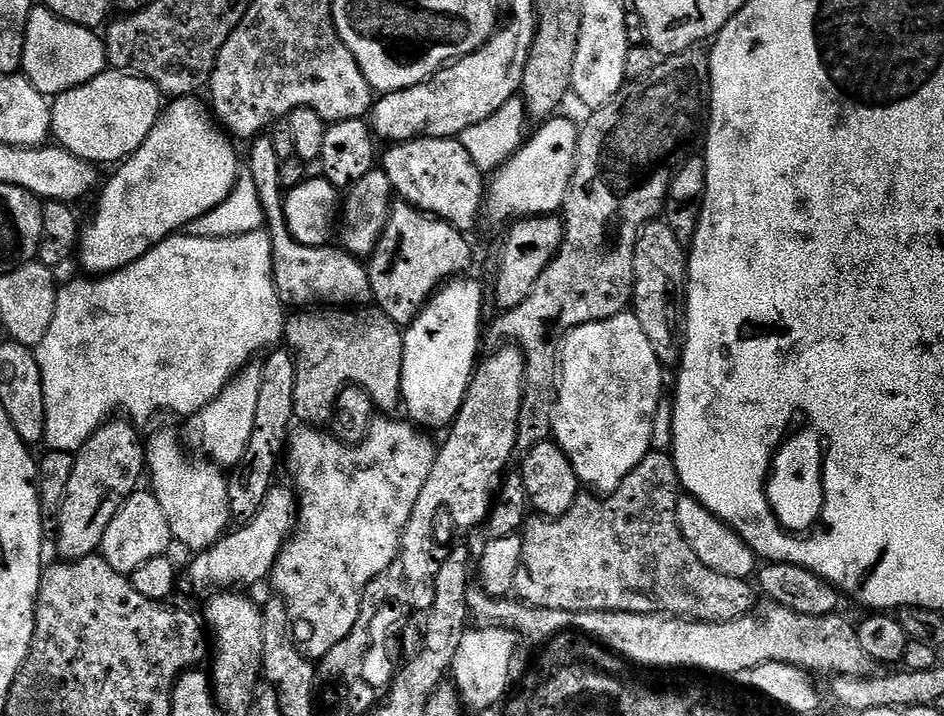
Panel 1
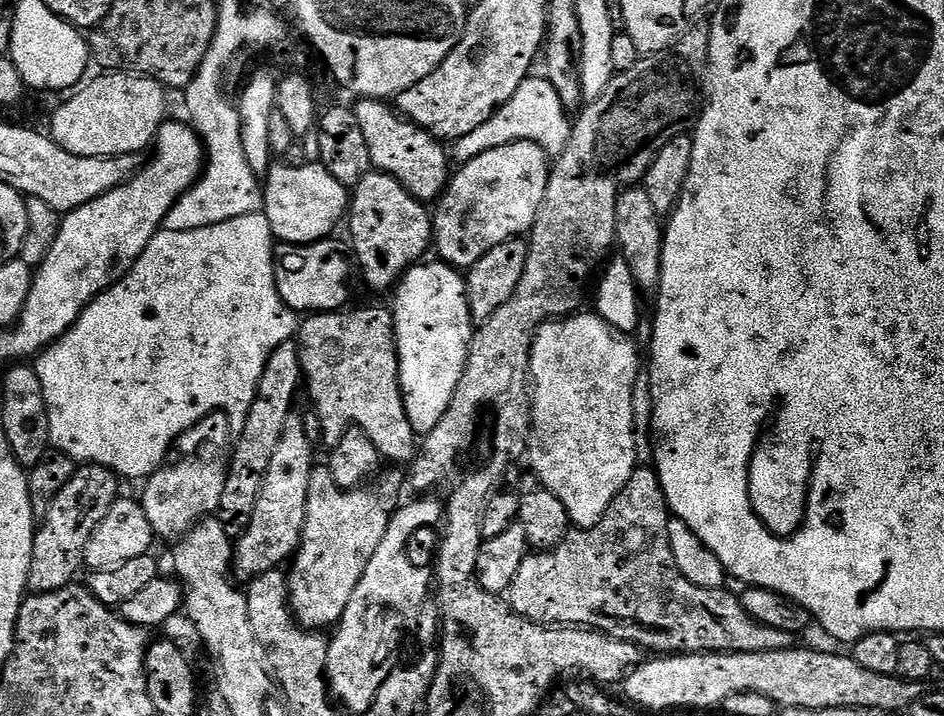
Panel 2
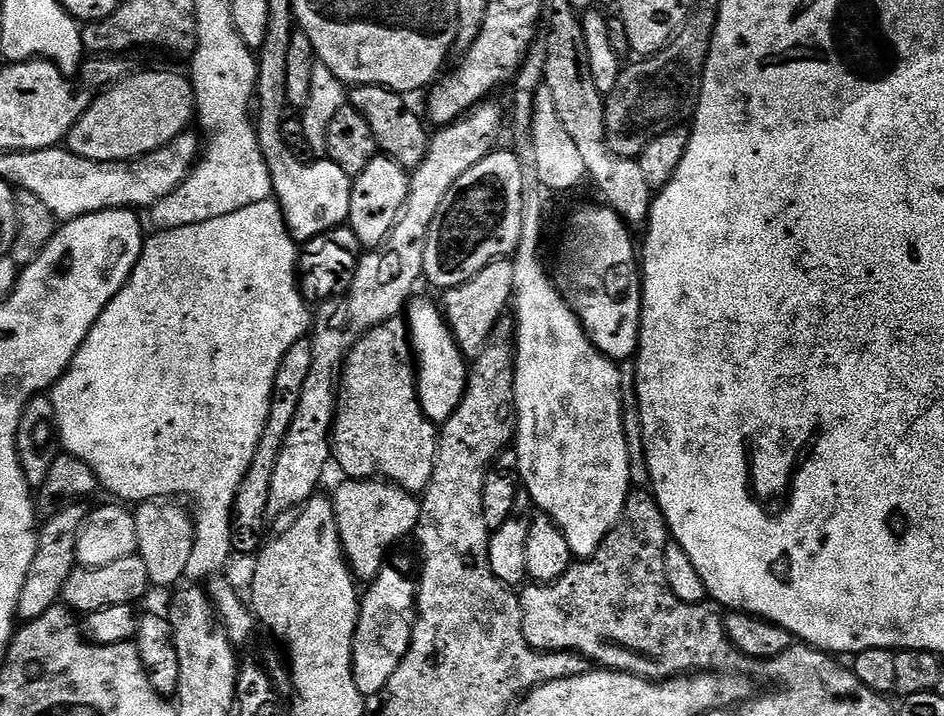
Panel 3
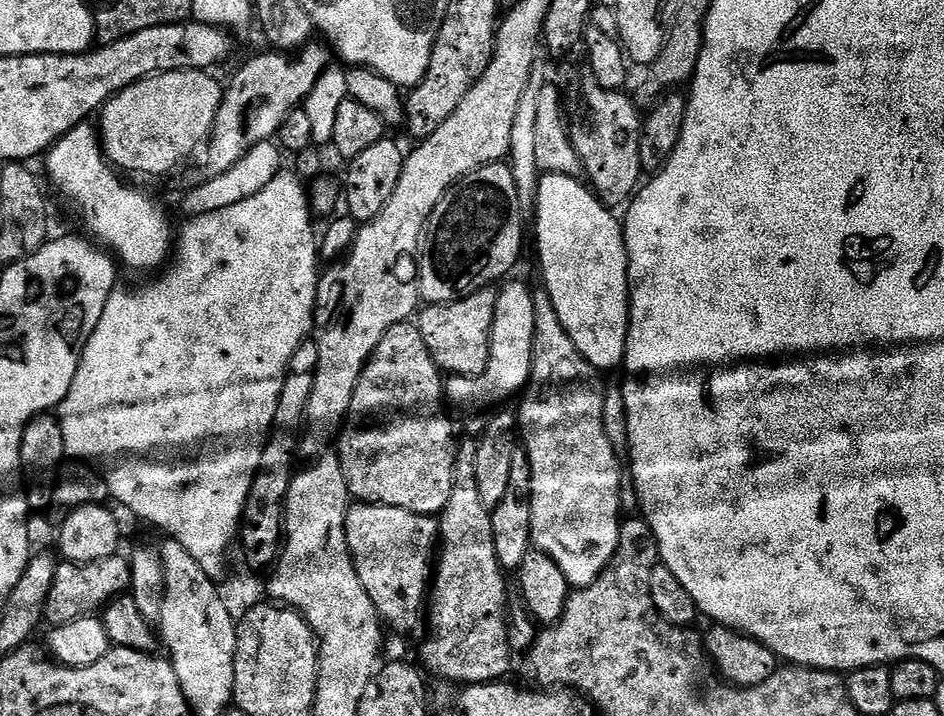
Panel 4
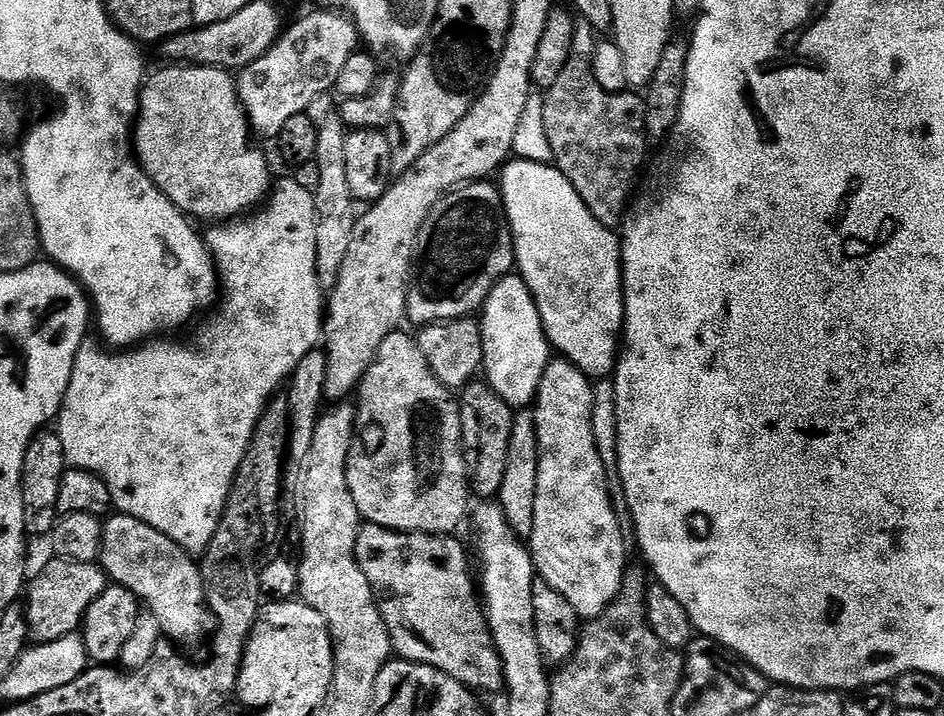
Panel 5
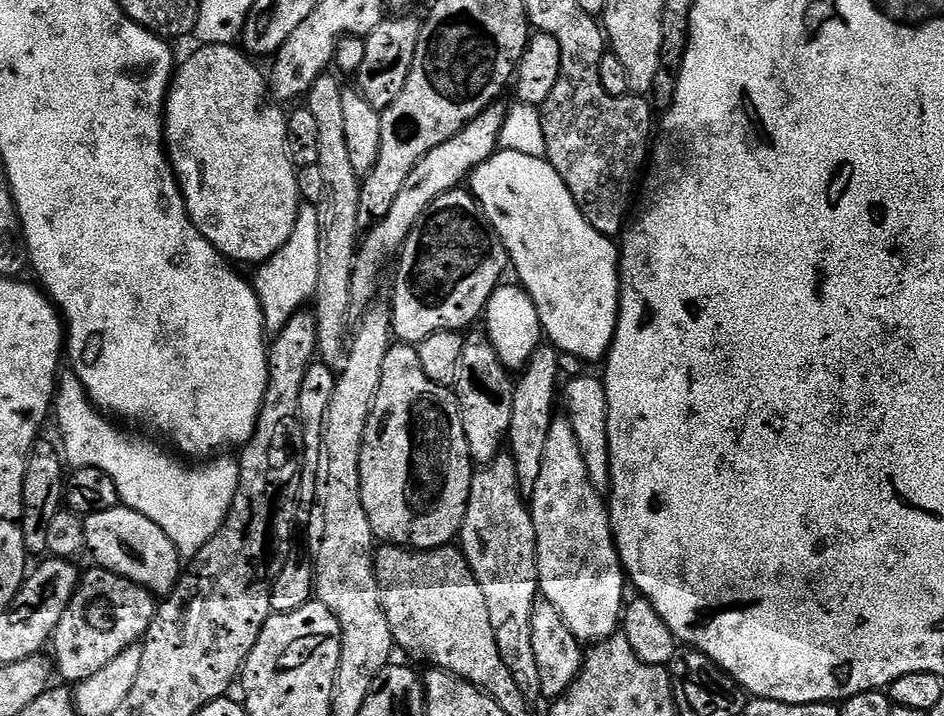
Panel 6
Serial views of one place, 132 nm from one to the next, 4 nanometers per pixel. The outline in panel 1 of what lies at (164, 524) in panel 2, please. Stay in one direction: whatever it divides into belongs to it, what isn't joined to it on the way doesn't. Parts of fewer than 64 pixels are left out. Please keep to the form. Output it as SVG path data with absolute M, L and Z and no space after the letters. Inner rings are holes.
M249 366L236 375L215 400L187 421L187 443L201 457L225 470L231 470L242 462L246 446L250 446L250 434L254 434L254 414L258 410L258 390L262 390L262 367Z

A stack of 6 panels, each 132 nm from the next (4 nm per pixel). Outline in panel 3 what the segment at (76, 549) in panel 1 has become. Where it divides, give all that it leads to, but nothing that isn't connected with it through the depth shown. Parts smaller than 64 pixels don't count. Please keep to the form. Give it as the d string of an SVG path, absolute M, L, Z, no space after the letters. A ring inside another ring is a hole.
M80 502L69 503L43 521L36 538L34 562L30 562L30 570L22 586L22 594L18 594L16 614L21 621L42 618L42 614L46 614L46 610L57 607L58 601L63 597L66 578L70 578L70 574L78 567L76 547L79 534L86 523L84 507L85 505Z

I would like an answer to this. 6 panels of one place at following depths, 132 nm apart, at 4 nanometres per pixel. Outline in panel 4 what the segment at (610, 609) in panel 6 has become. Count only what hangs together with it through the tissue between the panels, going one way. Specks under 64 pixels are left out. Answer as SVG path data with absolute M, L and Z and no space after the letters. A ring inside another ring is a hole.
M537 291L533 298L534 334L532 375L518 407L518 432L528 453L532 475L532 543L545 552L566 574L573 589L594 583L616 553L620 544L620 460L618 449L610 444L603 429L603 402L606 384L601 373L570 342L570 334L558 322L558 314L547 292Z

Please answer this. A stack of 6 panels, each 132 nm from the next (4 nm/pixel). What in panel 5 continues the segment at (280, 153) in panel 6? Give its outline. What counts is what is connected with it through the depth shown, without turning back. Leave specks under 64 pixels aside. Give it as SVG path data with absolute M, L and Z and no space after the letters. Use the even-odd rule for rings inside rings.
M201 64L164 67L168 68L153 76L151 73L140 89L140 110L134 125L136 159L158 190L189 218L227 222L251 213L269 199L274 175L268 169L267 158L252 145L254 136L236 89L236 76L227 68L207 68Z

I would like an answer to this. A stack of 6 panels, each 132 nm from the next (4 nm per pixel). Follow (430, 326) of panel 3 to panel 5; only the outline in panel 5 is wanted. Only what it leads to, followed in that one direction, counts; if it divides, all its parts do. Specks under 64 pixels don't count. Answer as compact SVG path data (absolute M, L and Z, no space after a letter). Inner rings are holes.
M508 273L491 288L480 309L480 321L486 345L482 369L486 382L514 410L529 407L535 401L538 382L552 359L552 347L532 291L519 273Z

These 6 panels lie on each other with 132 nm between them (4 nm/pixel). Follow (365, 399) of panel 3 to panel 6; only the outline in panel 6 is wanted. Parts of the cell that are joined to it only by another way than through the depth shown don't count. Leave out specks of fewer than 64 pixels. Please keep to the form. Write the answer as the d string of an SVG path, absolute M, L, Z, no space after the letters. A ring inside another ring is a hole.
M393 343L386 354L386 362L382 362L382 382L374 401L374 411L368 417L368 425L364 431L364 444L360 448L360 493L368 520L372 524L373 533L380 536L389 545L421 552L431 552L434 548L447 548L459 537L463 528L463 520L466 518L468 498L471 492L471 484L474 477L474 465L472 455L465 440L462 430L462 418L460 417L460 404L457 393L452 393L451 387L435 384L433 380L426 378L422 370L419 351L408 344Z

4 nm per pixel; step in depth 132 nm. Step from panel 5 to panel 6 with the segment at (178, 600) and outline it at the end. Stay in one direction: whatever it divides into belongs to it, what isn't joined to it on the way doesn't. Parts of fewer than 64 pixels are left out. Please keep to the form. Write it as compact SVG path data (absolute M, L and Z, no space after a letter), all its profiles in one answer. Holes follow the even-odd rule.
M117 506L110 510L102 510L87 517L83 521L83 529L87 551L92 551L92 556L96 559L93 561L99 567L117 572L125 581L147 588L160 598L167 597L173 591L171 588L181 583L180 553L159 526L134 509Z

